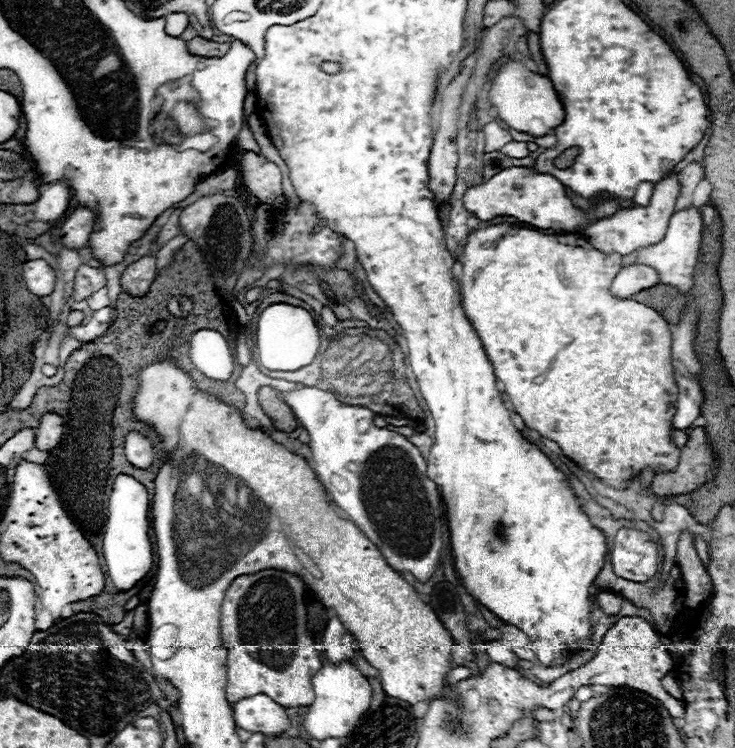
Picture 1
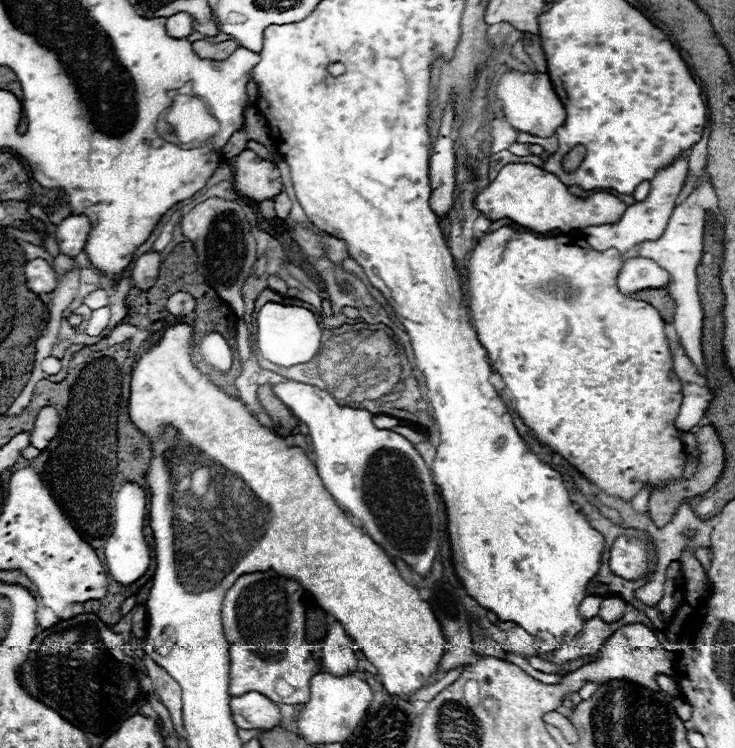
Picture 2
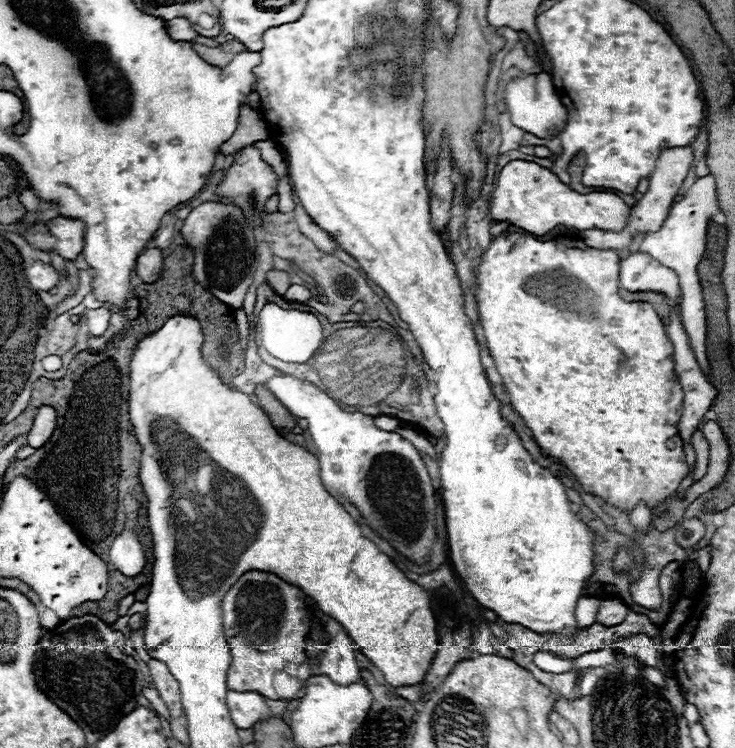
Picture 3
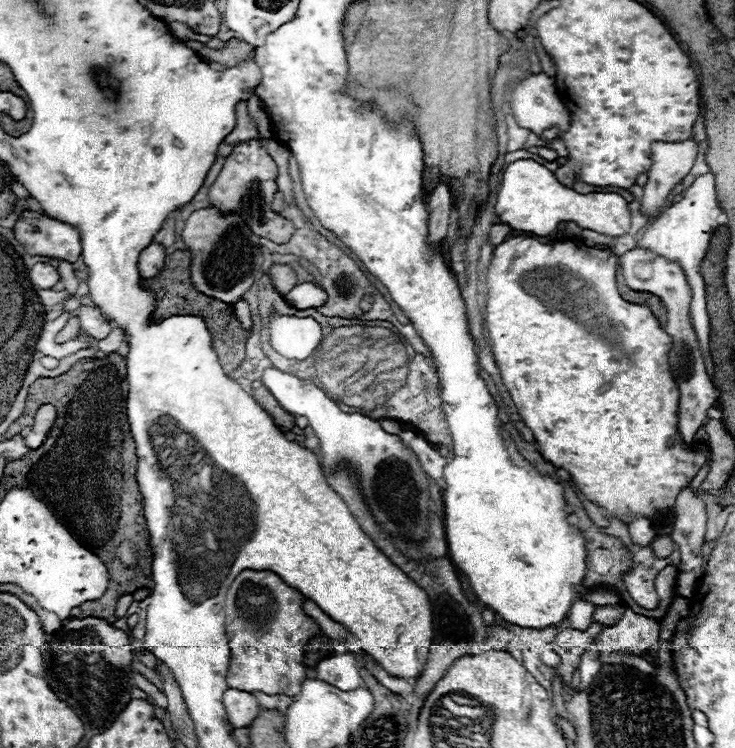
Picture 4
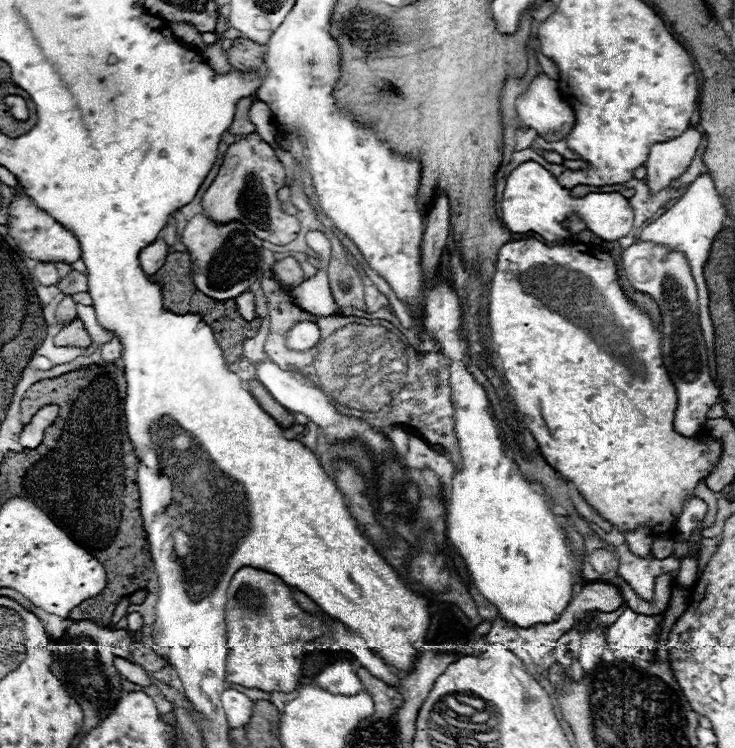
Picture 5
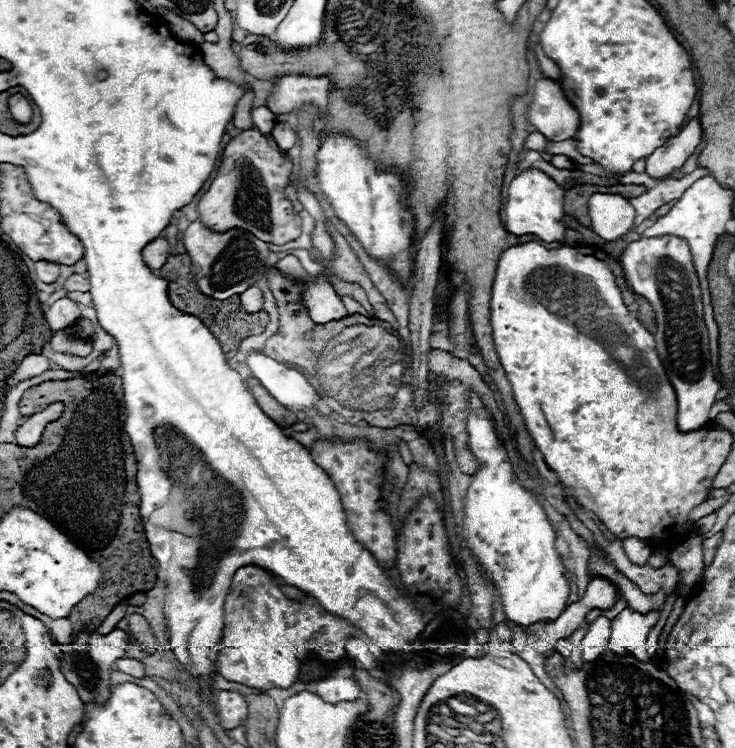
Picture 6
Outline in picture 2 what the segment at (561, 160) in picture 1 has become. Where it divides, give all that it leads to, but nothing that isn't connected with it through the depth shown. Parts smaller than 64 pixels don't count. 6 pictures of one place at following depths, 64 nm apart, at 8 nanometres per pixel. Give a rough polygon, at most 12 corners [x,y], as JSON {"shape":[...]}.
{"shape":[[577,145],[563,159],[565,171],[577,169],[585,157],[585,147]]}

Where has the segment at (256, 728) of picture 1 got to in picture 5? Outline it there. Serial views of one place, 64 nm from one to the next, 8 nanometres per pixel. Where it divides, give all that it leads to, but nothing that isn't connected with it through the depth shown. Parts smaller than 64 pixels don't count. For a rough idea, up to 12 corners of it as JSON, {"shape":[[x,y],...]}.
{"shape":[[224,690],[224,712],[230,728],[244,726],[254,702],[242,692]]}

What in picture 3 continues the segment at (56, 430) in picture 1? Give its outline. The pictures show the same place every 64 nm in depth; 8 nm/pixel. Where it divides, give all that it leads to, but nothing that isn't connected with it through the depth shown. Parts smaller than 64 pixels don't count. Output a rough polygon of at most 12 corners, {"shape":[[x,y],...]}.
{"shape":[[42,406],[36,414],[26,444],[42,448],[54,432],[56,410]]}

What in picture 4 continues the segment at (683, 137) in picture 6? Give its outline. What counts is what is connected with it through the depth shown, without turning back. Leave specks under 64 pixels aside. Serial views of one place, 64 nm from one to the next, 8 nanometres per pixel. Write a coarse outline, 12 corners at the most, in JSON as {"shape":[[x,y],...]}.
{"shape":[[656,142],[642,212],[658,216],[690,172],[698,144]]}

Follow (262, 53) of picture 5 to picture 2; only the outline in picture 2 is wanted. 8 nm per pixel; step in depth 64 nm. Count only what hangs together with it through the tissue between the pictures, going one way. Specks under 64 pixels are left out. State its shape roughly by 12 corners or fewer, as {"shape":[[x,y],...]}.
{"shape":[[226,40],[210,44],[194,42],[198,56],[208,60],[226,60],[240,44]]}

